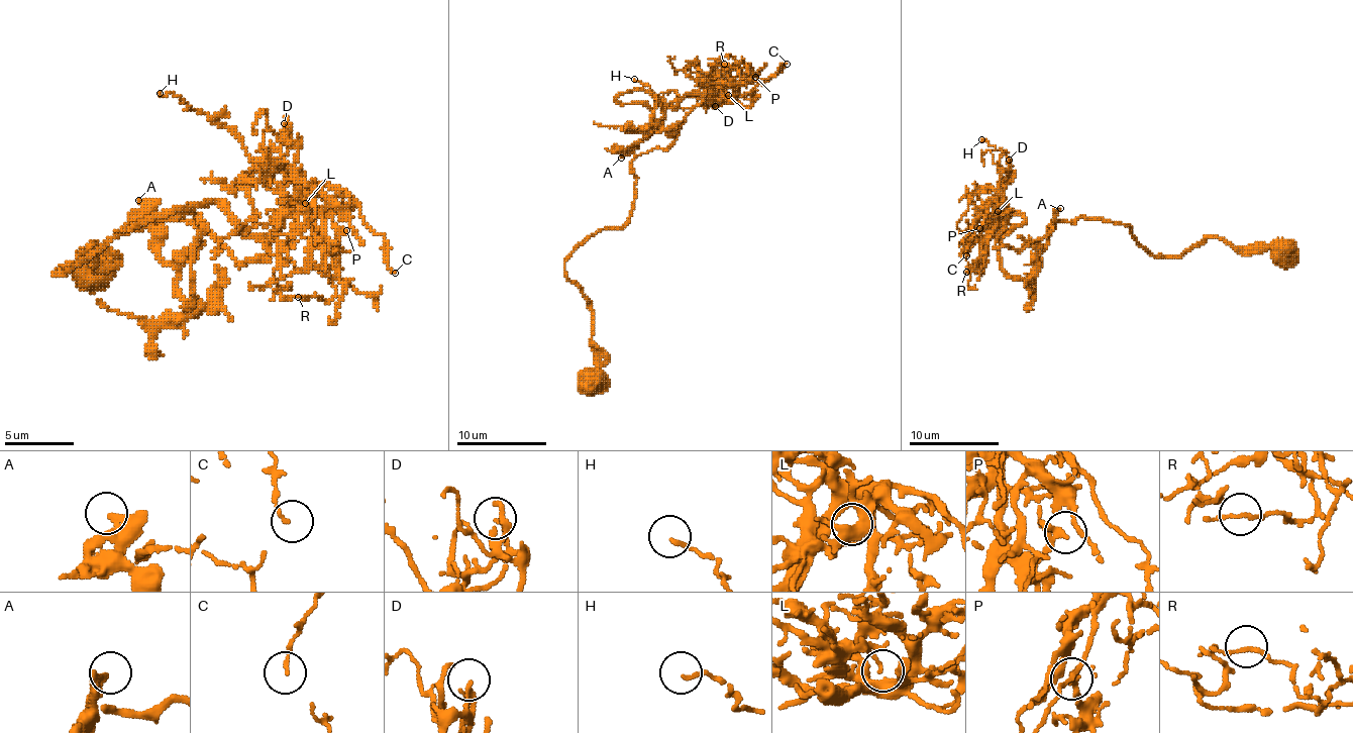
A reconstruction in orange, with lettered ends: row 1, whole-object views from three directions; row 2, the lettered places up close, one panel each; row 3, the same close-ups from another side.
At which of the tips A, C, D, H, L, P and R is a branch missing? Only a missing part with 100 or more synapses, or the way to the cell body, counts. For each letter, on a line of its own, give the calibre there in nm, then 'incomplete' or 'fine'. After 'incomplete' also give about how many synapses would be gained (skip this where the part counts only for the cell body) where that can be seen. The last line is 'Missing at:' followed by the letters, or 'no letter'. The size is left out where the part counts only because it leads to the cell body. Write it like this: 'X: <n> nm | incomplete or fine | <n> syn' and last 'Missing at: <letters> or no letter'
A: 280 nm | fine
C: 120 nm | fine
D: 170 nm | fine
H: 120 nm | fine
L: 120 nm | fine
P: 170 nm | fine
R: 120 nm | fine
Missing at: no letter

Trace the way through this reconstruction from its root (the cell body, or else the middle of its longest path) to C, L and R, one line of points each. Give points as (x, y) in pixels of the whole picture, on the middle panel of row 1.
C: (587, 380), (592, 301), (564, 260), (627, 220), (632, 162), (665, 148), (704, 92), (748, 95), (787, 64)
L: (587, 380), (592, 301), (564, 260), (627, 220), (632, 162), (665, 148), (704, 92), (728, 95)
R: (587, 380), (592, 301), (564, 260), (627, 220), (632, 162), (704, 92), (733, 99), (710, 81), (724, 64)

